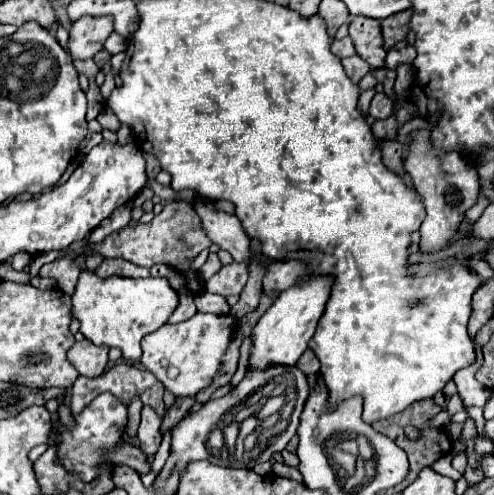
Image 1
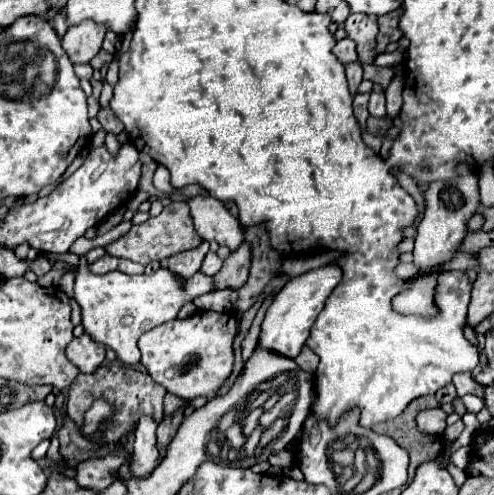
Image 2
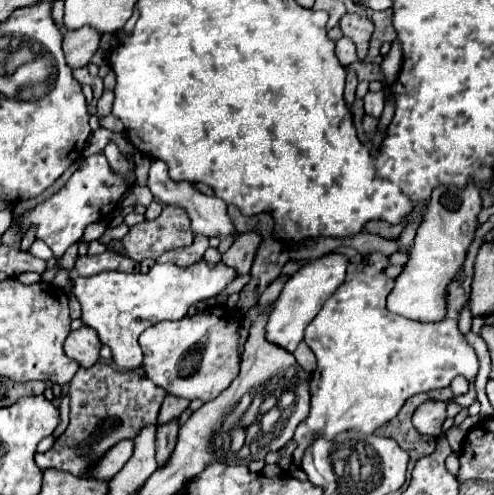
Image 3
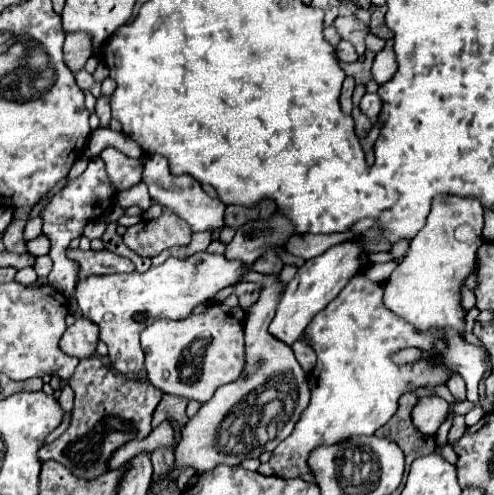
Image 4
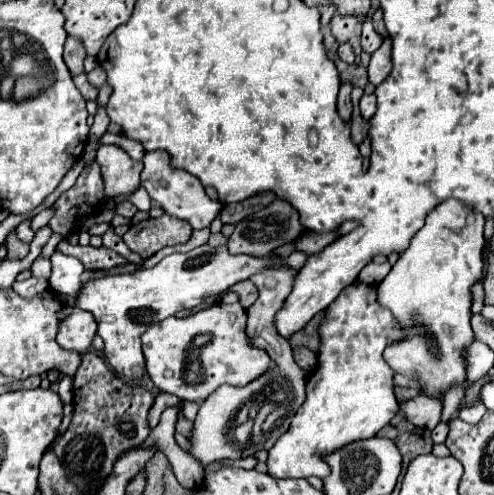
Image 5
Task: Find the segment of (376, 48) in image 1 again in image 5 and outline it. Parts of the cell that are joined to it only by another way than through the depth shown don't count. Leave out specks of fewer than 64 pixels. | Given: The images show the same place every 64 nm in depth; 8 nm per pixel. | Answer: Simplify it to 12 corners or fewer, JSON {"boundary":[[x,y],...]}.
{"boundary":[[336,14],[330,22],[336,40],[360,54],[362,22]]}

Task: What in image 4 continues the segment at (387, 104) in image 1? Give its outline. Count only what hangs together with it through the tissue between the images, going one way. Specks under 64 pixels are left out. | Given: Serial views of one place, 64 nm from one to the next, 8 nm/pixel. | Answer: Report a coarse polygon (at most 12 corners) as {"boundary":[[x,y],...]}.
{"boundary":[[366,94],[360,102],[360,110],[376,120],[382,110],[378,94]]}

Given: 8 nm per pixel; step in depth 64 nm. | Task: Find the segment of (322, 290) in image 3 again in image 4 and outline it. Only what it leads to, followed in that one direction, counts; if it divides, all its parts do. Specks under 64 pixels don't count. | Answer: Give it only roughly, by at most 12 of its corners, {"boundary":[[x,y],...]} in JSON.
{"boundary":[[360,242],[306,260],[268,332],[292,346],[360,270]]}

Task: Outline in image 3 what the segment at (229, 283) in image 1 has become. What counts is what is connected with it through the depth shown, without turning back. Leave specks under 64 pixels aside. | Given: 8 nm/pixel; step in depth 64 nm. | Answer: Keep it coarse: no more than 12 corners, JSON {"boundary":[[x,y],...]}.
{"boundary":[[256,232],[240,234],[222,256],[236,276],[248,274],[260,242]]}

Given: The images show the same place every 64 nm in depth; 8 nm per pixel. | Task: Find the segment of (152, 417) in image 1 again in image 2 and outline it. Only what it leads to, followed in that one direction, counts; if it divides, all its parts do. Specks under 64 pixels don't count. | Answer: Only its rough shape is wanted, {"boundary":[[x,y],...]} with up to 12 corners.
{"boundary":[[142,416],[136,426],[136,478],[156,468],[156,422]]}

